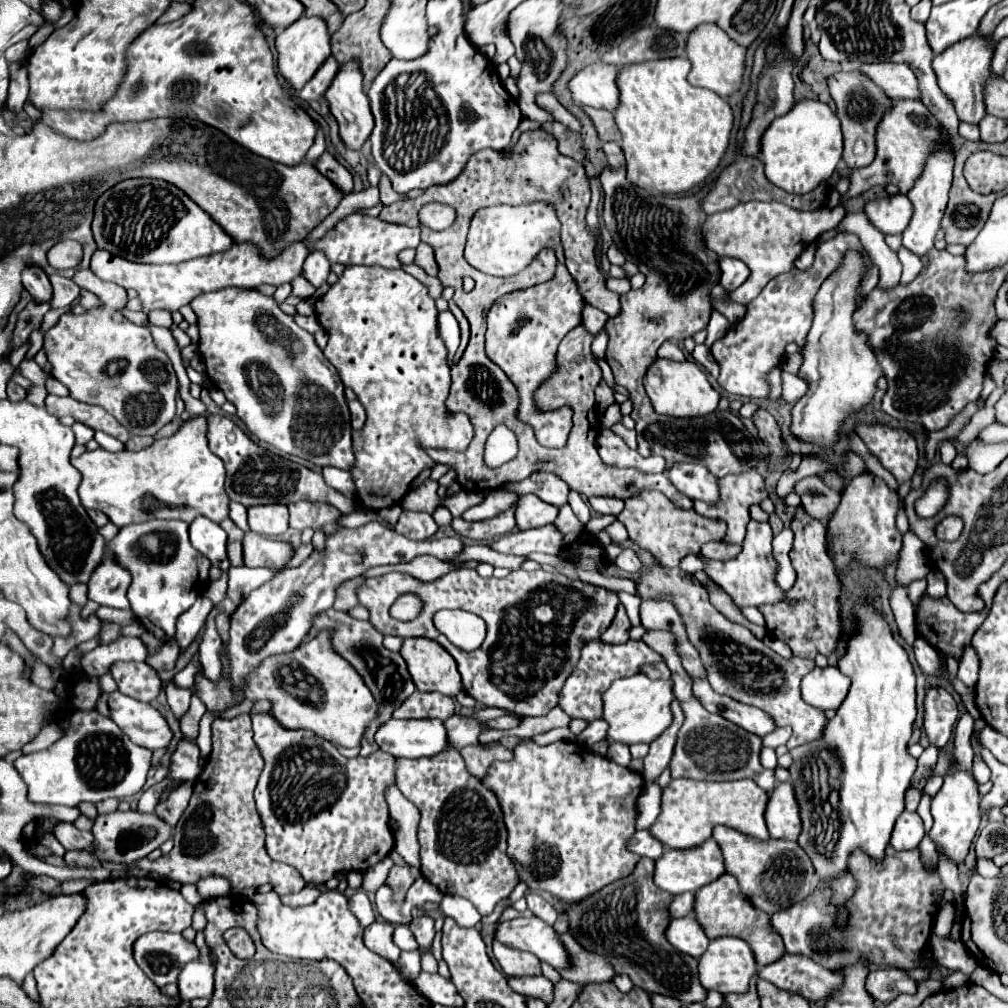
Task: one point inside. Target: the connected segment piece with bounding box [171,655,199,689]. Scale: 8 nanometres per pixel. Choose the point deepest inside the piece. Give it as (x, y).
(184, 679)

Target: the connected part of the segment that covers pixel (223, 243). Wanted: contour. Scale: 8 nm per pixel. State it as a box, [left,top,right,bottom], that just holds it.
[93,179,233,263]

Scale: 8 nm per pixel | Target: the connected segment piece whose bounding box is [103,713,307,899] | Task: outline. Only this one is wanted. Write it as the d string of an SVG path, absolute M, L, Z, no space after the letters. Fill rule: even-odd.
M247 713L237 715L231 721L213 721L213 751L201 775L195 779L193 797L175 825L175 847L155 861L139 859L137 863L121 865L103 861L109 871L143 869L147 873L159 873L179 883L195 885L199 879L221 875L231 883L231 893L245 899L253 899L257 887L269 883L277 895L299 893L307 881L287 863L279 863L267 855L263 821L257 813L253 789L263 771L263 757L253 741L251 717Z

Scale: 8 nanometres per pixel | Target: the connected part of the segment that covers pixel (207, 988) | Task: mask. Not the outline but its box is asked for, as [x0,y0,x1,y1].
[179,931,213,1001]

